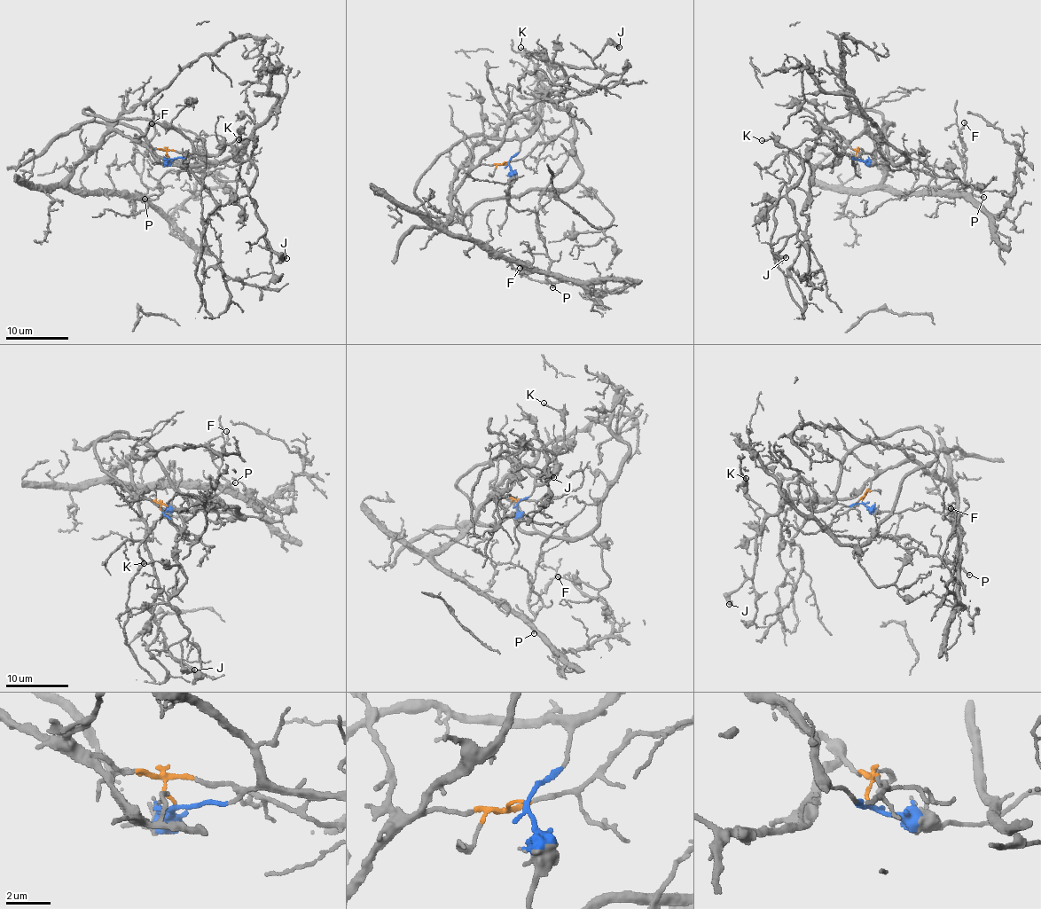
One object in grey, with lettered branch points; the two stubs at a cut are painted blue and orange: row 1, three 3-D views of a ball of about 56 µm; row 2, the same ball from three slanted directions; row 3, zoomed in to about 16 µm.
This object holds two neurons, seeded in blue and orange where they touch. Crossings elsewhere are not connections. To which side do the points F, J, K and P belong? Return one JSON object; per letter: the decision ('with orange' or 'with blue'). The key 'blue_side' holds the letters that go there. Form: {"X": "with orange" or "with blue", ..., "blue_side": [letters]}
{"F": "with orange", "J": "with blue", "K": "with blue", "P": "with orange", "blue_side": ["J", "K"]}

